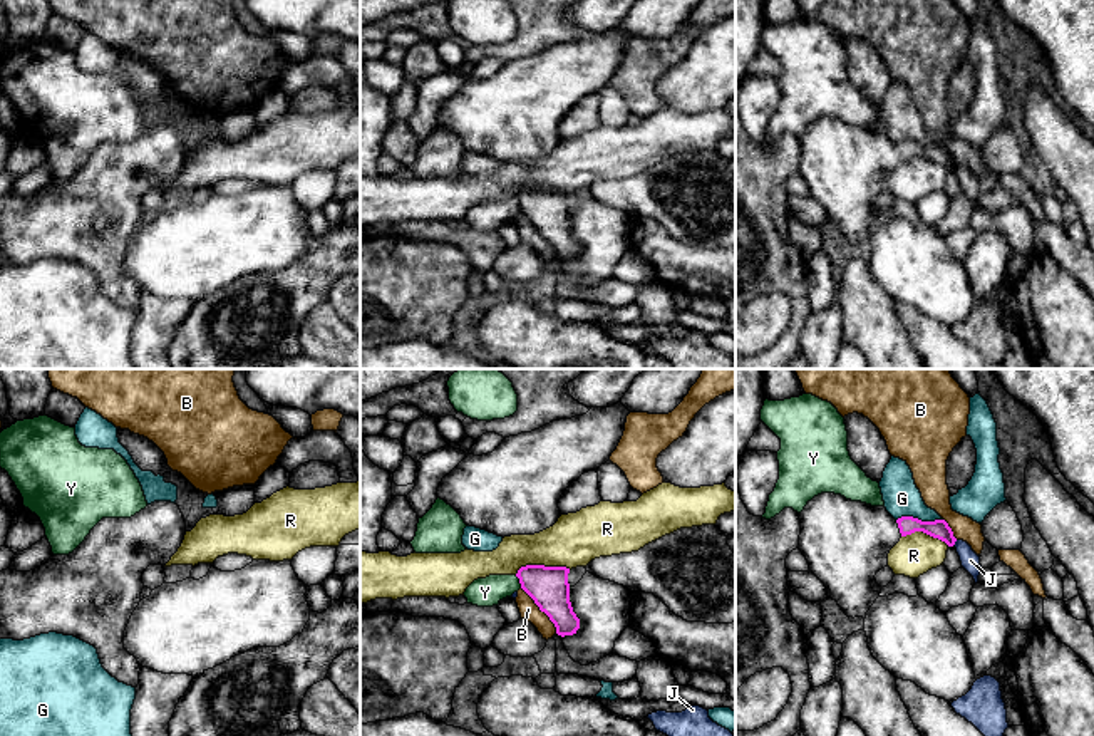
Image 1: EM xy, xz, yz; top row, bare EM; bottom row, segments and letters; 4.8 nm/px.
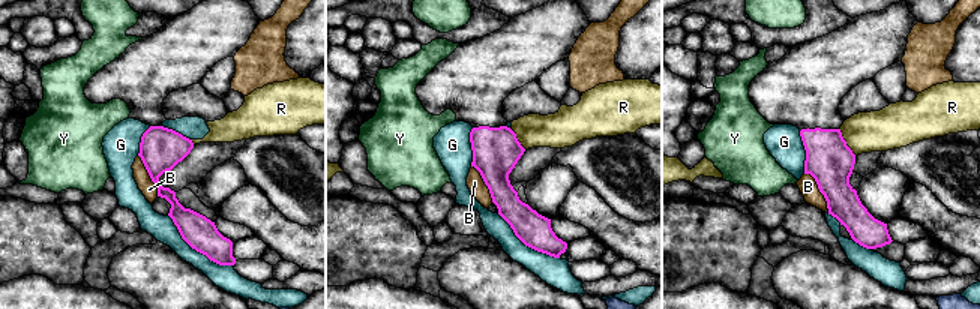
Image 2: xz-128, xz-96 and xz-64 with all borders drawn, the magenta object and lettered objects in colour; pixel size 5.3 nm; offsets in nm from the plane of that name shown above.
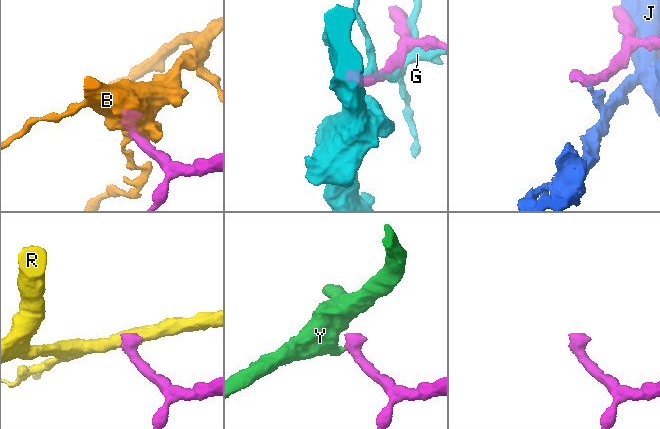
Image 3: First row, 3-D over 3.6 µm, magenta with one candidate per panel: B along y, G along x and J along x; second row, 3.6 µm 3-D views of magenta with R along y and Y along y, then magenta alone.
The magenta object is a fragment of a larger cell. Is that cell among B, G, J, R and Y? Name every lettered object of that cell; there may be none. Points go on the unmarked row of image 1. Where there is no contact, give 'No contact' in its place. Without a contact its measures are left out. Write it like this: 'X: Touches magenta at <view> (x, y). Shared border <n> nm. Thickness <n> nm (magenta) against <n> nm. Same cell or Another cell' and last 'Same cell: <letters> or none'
B: Touches magenta at xz (541, 235). Shared border 280 nm. Thickness 190 nm (magenta) against 90 nm. Another cell
G: Touches magenta at yz (918, 145). Shared border 220 nm. Thickness 90 nm (magenta) against 180 nm. Another cell
J: Touches magenta at yz (954, 168). Shared border 40 nm. Thickness 90 nm (magenta) against 90 nm. Another cell
R: Touches magenta at xz (541, 190). Shared border 280 nm. Thickness 190 nm (magenta) against 260 nm. Another cell
Y: Touches magenta at xz (520, 207). Shared border 70 nm. Thickness 190 nm (magenta) against 140 nm. Another cell
Same cell: none

